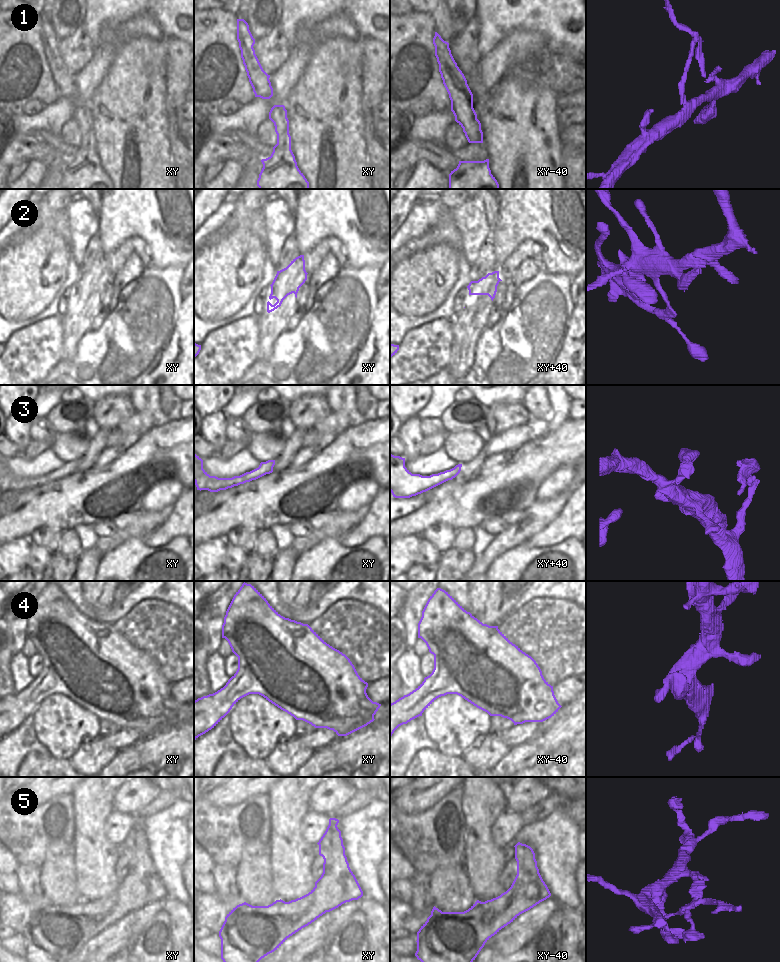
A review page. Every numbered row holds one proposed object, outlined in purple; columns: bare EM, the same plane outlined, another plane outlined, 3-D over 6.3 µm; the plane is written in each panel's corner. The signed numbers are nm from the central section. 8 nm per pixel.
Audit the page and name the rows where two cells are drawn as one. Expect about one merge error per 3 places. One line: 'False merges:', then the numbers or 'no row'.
False merges: 1, 2, 5

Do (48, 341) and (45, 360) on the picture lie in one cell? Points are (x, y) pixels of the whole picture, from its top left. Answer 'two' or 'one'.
one

